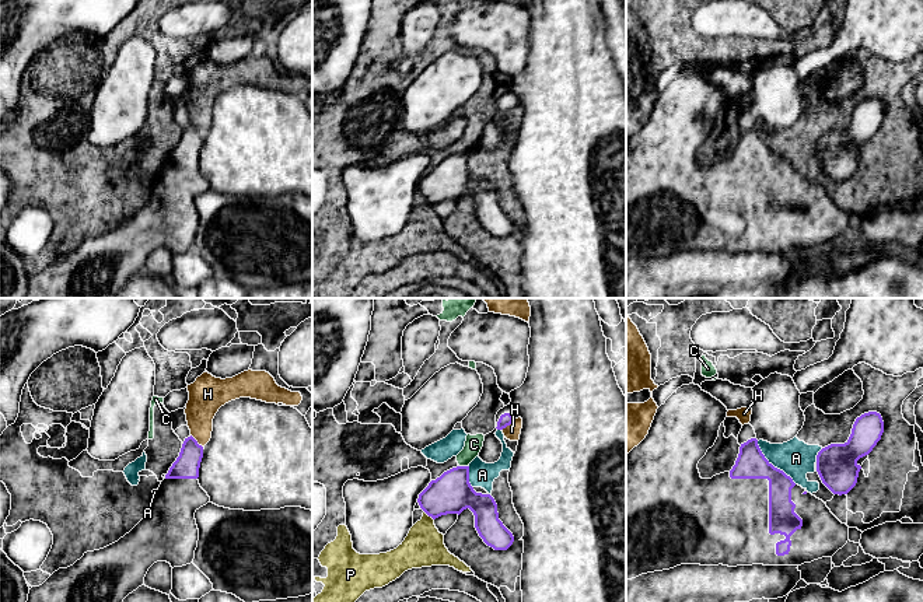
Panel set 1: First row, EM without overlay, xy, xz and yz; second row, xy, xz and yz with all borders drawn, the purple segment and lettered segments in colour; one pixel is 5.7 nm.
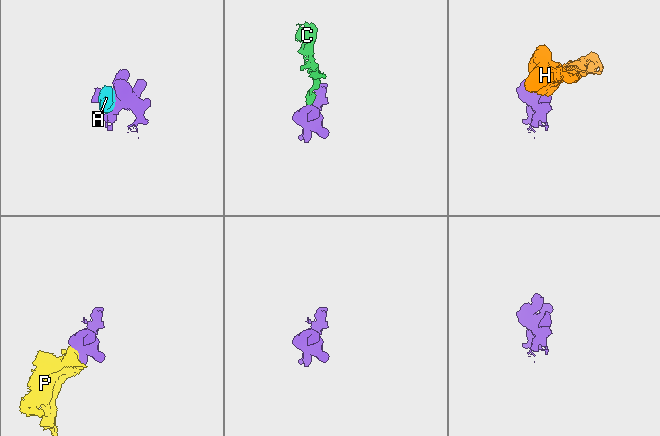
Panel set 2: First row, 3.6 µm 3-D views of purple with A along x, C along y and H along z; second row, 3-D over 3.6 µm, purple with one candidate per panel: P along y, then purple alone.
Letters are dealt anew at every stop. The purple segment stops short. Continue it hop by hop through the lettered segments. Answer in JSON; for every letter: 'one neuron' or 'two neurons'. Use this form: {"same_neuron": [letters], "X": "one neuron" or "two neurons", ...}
{"same_neuron": [], "A": "two neurons", "C": "two neurons", "H": "two neurons", "P": "two neurons"}

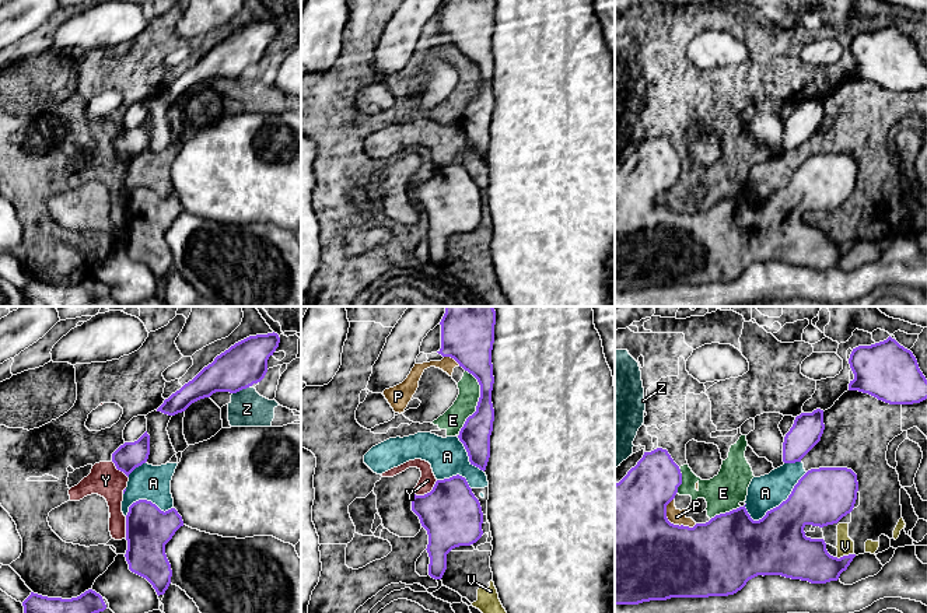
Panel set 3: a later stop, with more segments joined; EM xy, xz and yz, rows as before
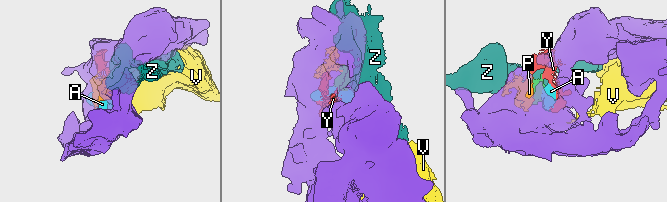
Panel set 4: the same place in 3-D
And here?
{"same_neuron": [], "A": "two neurons", "E": "two neurons", "P": "two neurons", "V": "two neurons", "Y": "two neurons", "Z": "two neurons"}

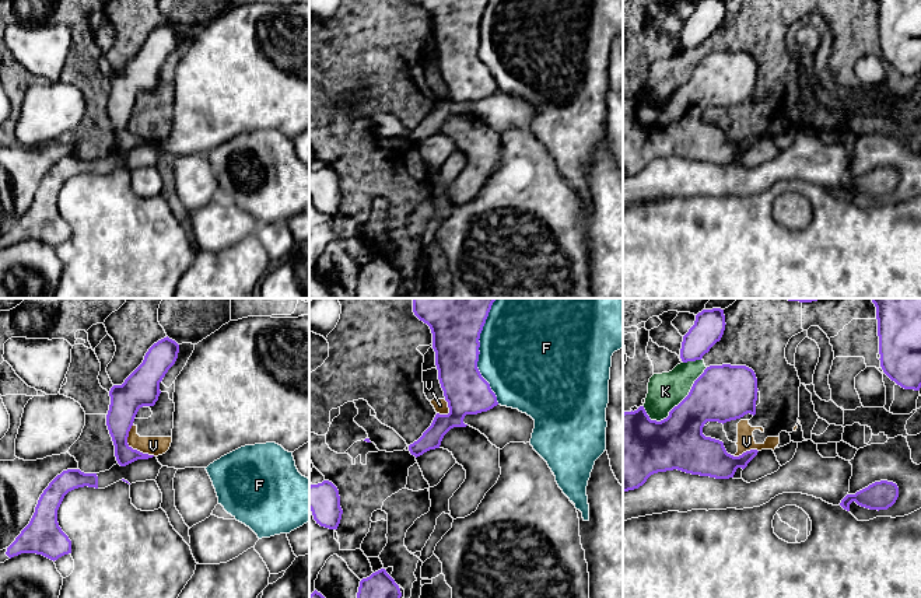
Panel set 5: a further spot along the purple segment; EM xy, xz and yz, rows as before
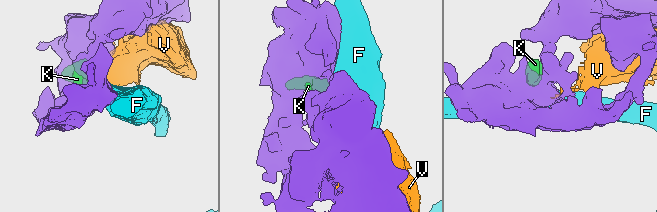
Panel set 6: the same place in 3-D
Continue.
{"same_neuron": [], "F": "two neurons", "K": "two neurons", "V": "two neurons"}

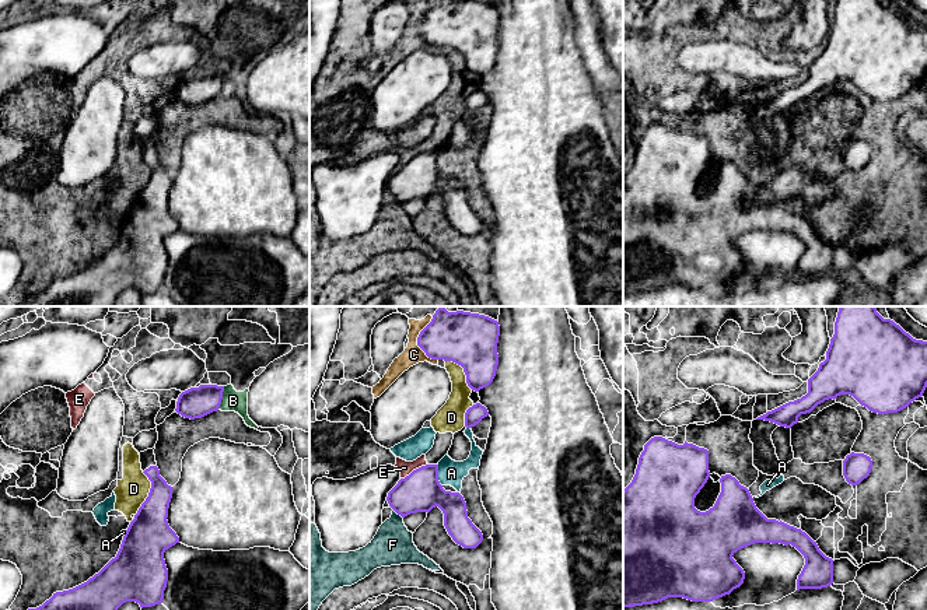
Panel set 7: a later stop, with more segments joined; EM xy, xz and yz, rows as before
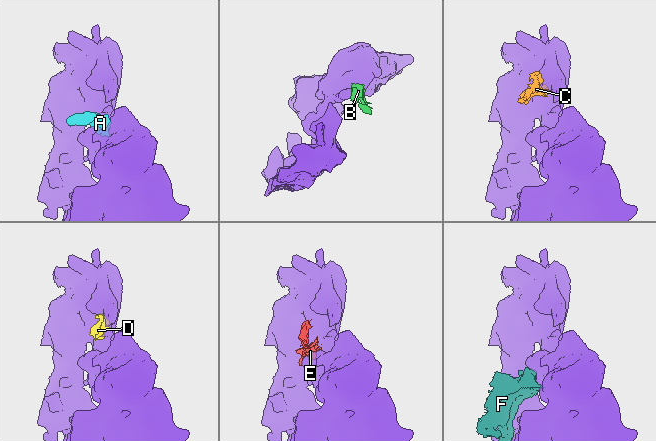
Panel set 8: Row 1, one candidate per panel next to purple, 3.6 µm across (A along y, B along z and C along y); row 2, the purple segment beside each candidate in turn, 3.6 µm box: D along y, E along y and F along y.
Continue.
{"same_neuron": [], "A": "two neurons", "B": "two neurons", "C": "two neurons", "D": "two neurons", "E": "two neurons", "F": "two neurons"}

